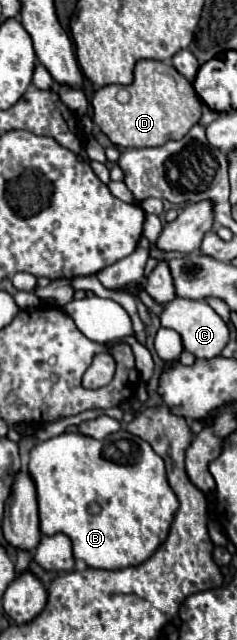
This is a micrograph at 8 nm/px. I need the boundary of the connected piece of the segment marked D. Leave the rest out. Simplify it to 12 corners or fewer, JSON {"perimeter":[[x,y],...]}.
{"perimeter":[[142,59],[128,103],[92,97],[94,123],[120,147],[182,139],[202,99],[172,65]]}

